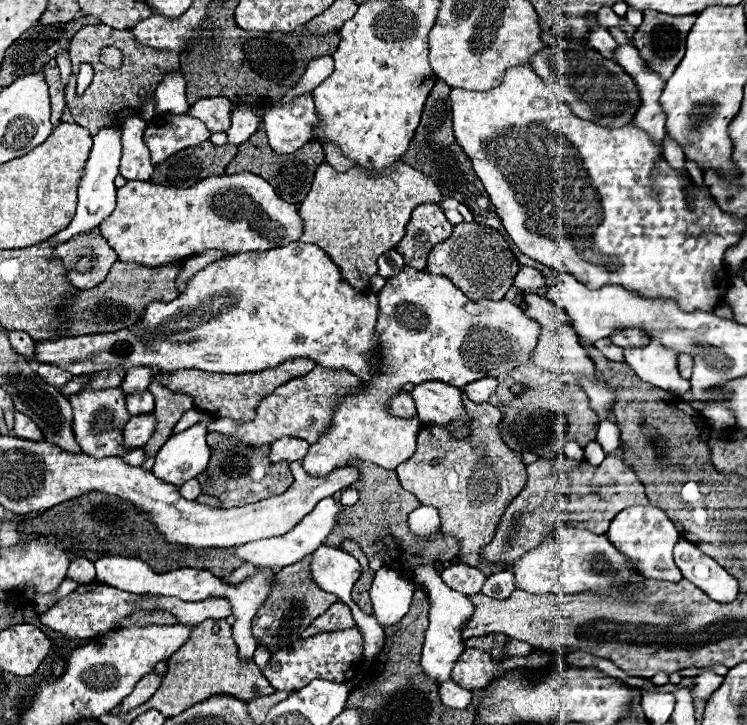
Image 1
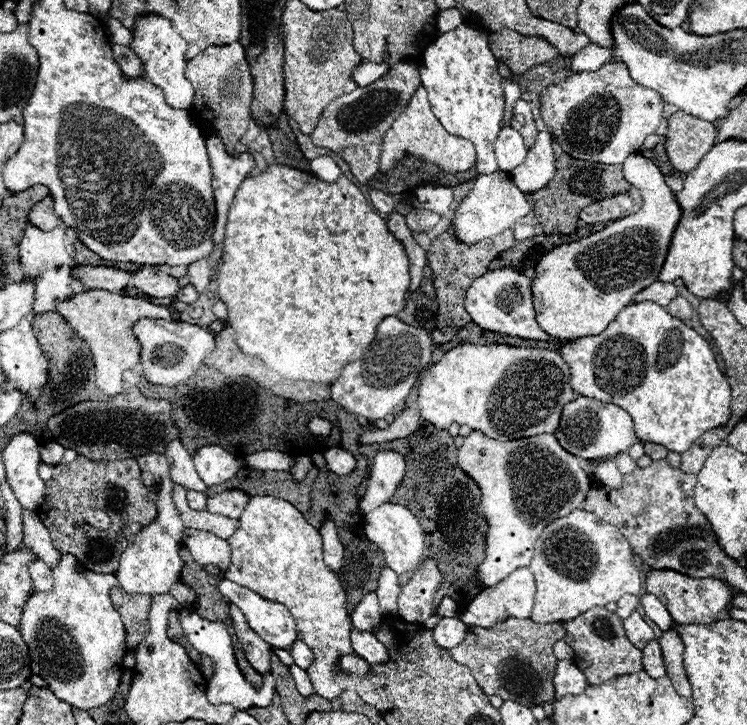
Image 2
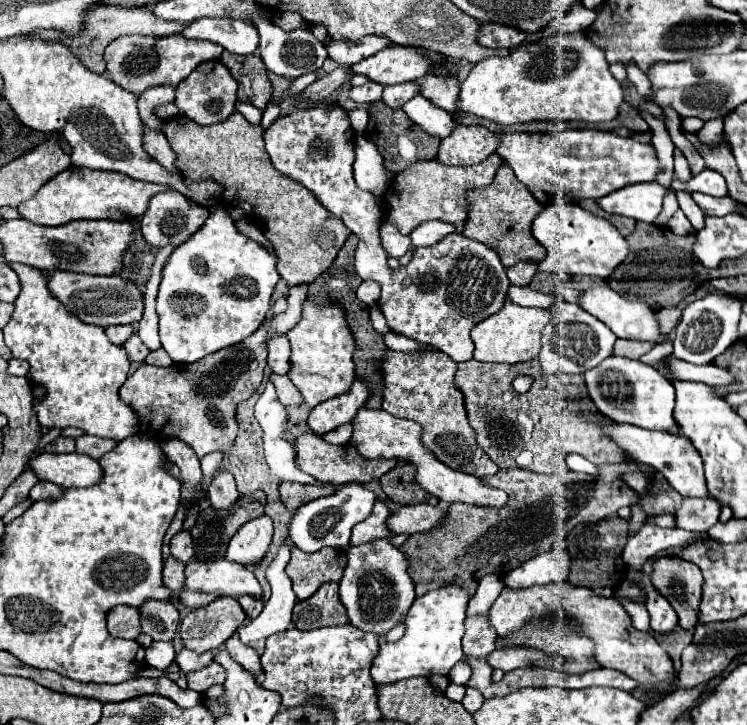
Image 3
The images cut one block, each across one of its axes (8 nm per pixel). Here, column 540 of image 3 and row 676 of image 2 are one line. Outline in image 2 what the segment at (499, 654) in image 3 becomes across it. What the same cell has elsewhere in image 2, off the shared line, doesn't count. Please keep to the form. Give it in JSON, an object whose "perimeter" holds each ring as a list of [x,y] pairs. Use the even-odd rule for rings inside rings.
{"perimeter":[[[656,640],[648,642],[646,648],[642,650],[642,666],[654,678],[666,676],[666,668],[664,668],[664,660],[662,660],[662,650],[660,650],[660,644]]]}

